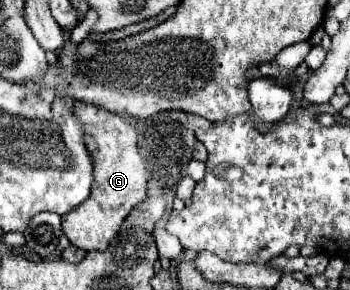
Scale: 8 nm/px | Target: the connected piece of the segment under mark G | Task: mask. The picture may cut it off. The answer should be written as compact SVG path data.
M81 101L73 105L73 115L83 125L85 147L93 159L95 173L89 201L83 201L77 209L73 209L73 213L65 213L63 231L67 239L79 249L105 251L109 241L117 235L123 219L147 195L145 163L137 151L137 133L123 117Z

